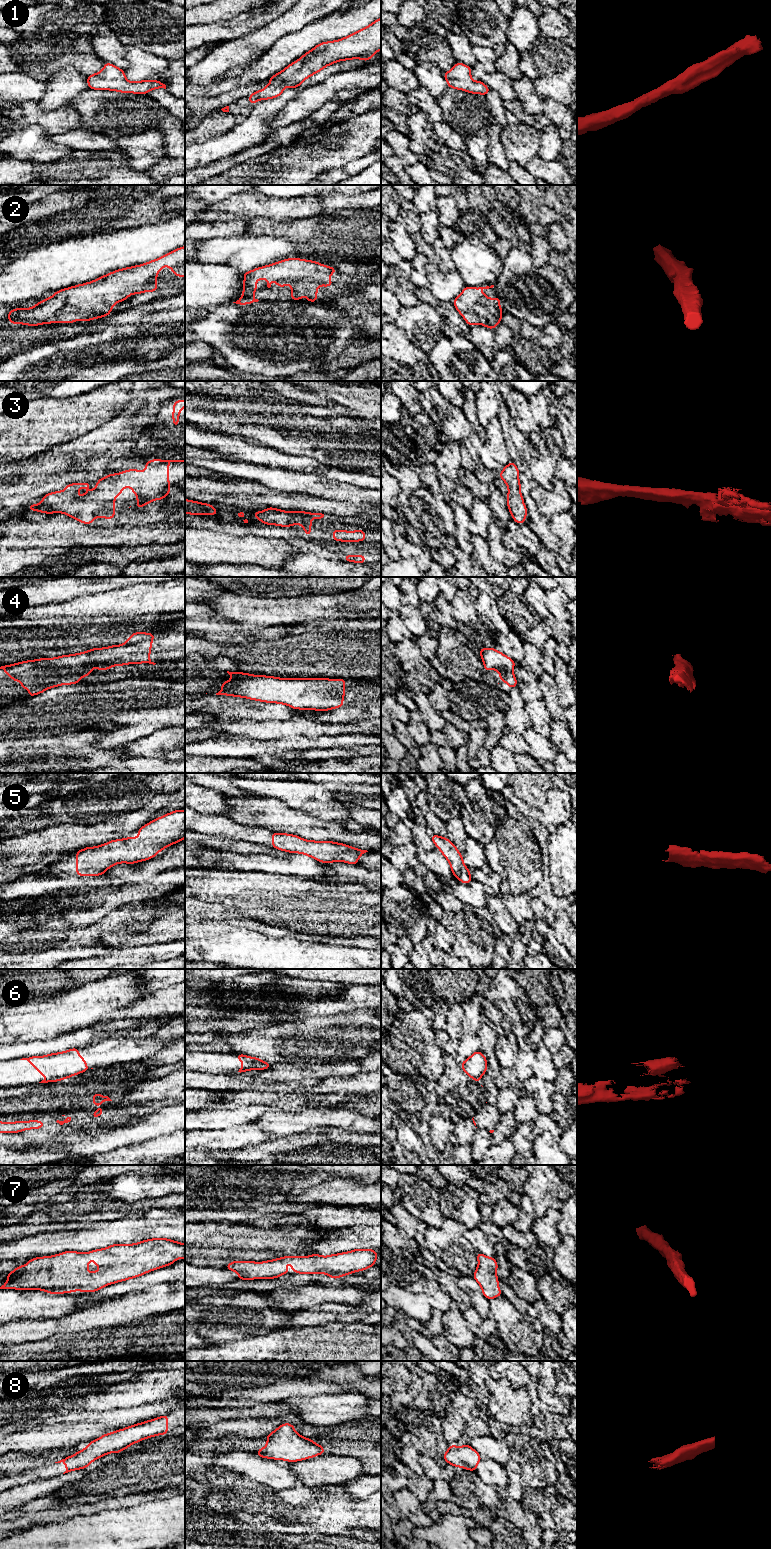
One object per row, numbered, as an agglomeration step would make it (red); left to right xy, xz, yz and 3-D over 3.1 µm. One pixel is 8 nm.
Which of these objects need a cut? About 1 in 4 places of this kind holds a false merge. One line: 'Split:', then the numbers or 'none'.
Split: 6

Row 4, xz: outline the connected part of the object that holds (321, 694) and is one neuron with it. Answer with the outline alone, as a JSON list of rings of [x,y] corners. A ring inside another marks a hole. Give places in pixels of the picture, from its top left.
[[[229,672],[230,681],[224,681],[216,695],[247,698],[267,703],[278,703],[292,709],[328,711],[343,707],[344,683],[347,679],[278,678]]]

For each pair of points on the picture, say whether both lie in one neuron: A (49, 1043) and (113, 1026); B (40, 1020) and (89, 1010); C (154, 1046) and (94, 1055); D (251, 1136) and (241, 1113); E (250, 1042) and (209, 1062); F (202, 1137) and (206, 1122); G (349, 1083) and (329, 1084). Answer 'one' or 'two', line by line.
A: one
B: one
C: one
D: two
E: two
F: two
G: one

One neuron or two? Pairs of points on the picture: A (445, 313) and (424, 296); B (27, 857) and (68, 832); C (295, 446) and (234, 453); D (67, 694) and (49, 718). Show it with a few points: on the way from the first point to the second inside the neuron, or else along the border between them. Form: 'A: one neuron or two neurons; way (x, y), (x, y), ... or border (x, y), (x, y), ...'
A: one neuron; way (440, 308), (429, 299)
B: one neuron; way (37, 849), (58, 839)
C: two neurons; border (251, 441), (287, 454), (296, 455)
D: one neuron; way (67, 700), (55, 712)

